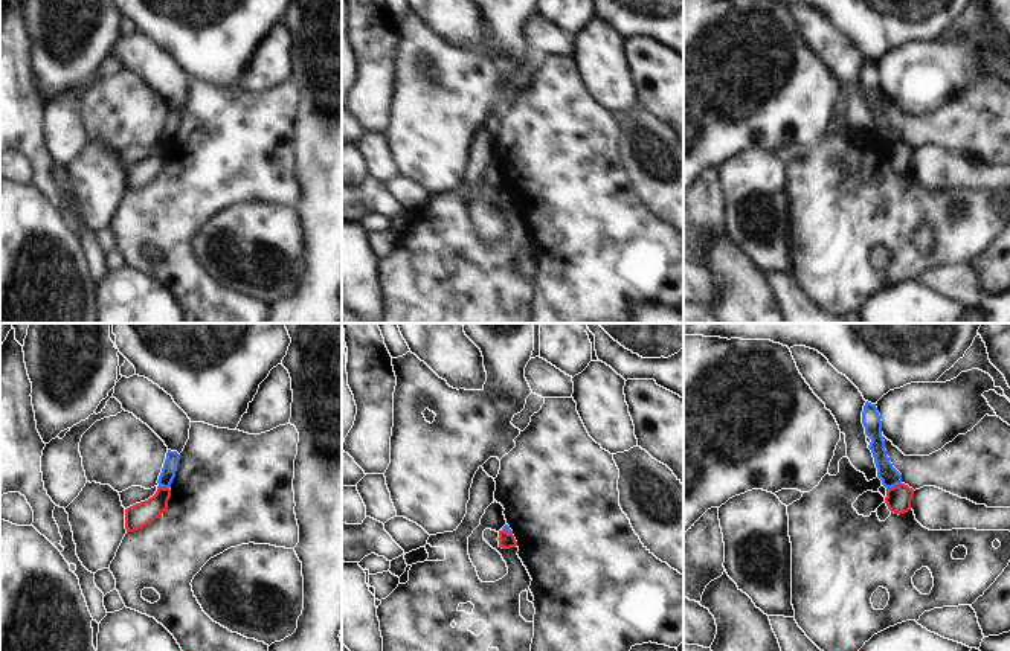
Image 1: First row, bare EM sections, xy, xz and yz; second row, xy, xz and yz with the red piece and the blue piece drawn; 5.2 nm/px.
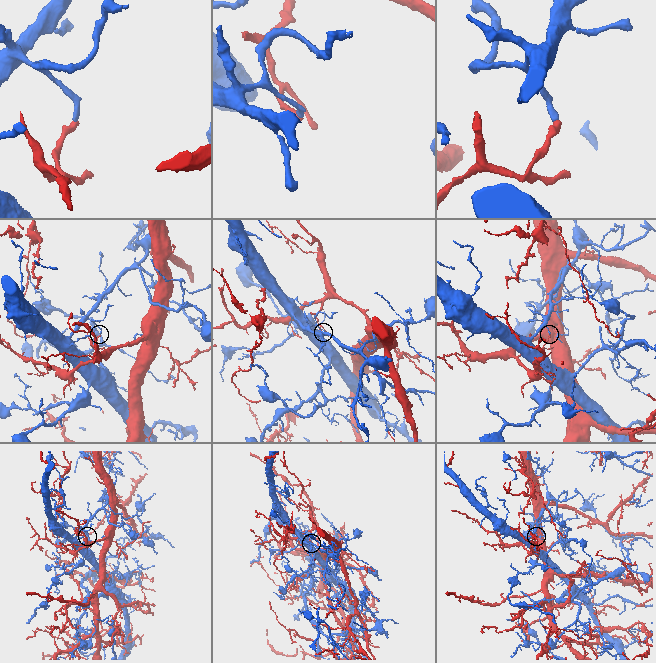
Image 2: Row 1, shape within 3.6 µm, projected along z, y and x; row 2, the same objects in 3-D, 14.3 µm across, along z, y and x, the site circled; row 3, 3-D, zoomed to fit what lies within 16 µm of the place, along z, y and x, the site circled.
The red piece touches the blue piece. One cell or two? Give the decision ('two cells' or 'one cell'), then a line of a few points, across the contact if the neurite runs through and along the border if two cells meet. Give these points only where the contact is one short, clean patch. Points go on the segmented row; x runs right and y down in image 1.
two cells

